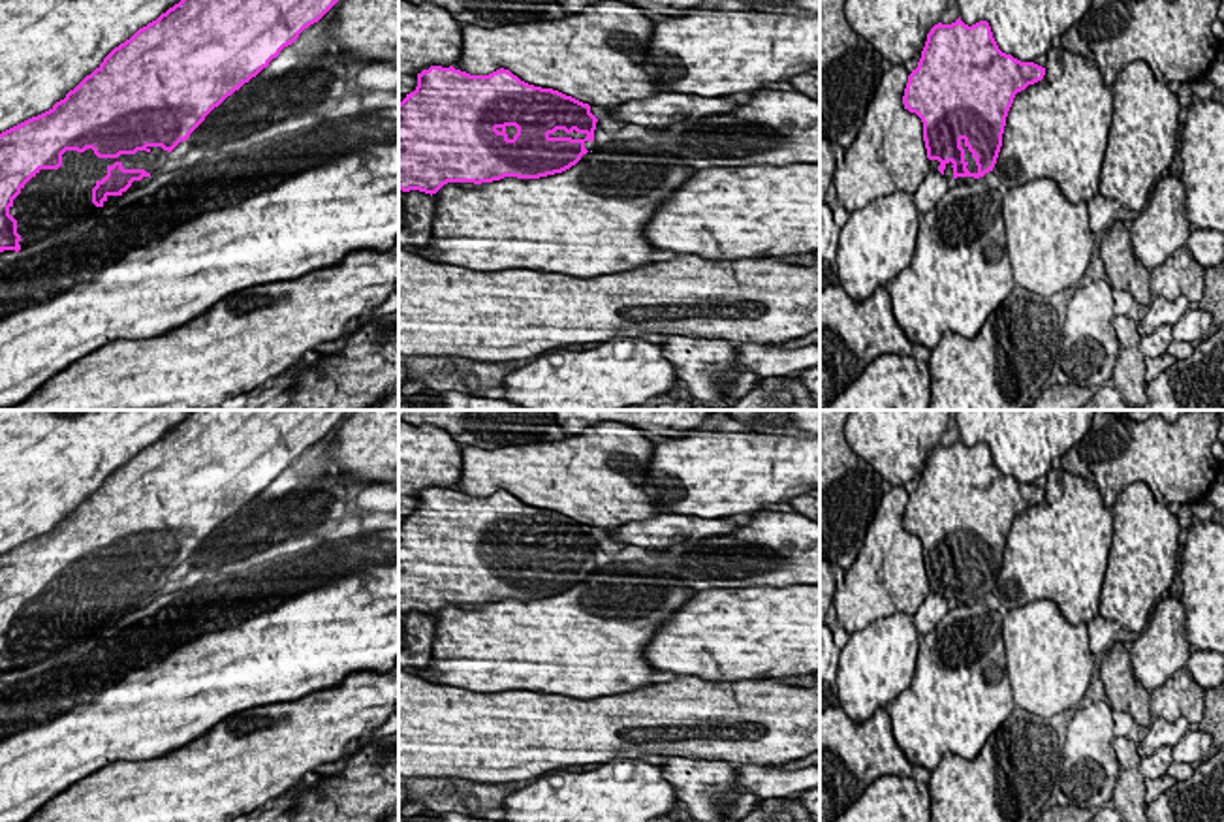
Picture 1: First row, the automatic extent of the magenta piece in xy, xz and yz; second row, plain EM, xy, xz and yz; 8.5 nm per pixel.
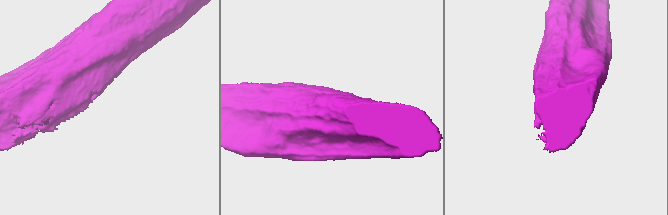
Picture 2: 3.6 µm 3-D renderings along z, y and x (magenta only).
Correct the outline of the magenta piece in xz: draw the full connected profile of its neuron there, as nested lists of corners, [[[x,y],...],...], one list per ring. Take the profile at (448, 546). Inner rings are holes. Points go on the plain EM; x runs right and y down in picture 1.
[[[431,487],[417,495],[416,512],[399,525],[399,611],[432,617],[447,604],[562,594],[596,572],[596,544],[588,525],[528,506],[510,491],[470,497],[453,487]]]

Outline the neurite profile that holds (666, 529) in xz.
[[[658,514],[645,521],[632,521],[609,532],[615,542],[639,547],[669,547],[675,544],[696,542],[711,536],[730,534],[741,525],[722,519],[701,519],[696,515]]]

